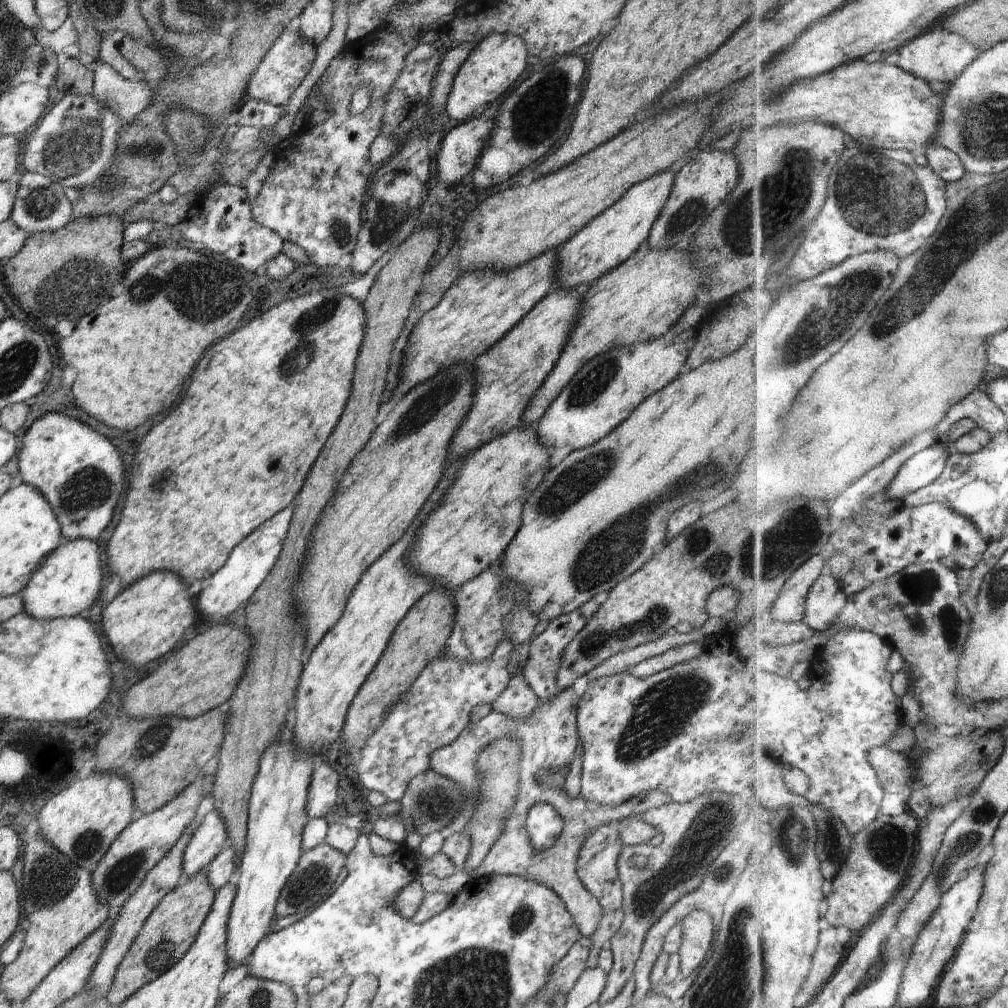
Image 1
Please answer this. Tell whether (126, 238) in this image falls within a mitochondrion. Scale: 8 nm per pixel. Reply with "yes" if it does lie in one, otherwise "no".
no

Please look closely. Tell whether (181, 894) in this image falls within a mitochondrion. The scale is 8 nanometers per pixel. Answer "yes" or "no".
no

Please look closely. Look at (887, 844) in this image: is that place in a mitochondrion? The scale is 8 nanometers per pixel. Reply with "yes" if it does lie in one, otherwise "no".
yes

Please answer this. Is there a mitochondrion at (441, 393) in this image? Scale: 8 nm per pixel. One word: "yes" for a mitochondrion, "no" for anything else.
yes

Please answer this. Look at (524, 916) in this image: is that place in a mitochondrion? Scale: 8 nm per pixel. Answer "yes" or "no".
yes

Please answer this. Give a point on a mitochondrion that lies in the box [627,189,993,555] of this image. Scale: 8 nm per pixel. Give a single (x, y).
(842, 302)

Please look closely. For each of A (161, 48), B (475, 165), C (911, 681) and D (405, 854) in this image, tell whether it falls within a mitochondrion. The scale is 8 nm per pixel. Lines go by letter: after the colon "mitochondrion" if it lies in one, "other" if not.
A: other
B: other
C: other
D: other

